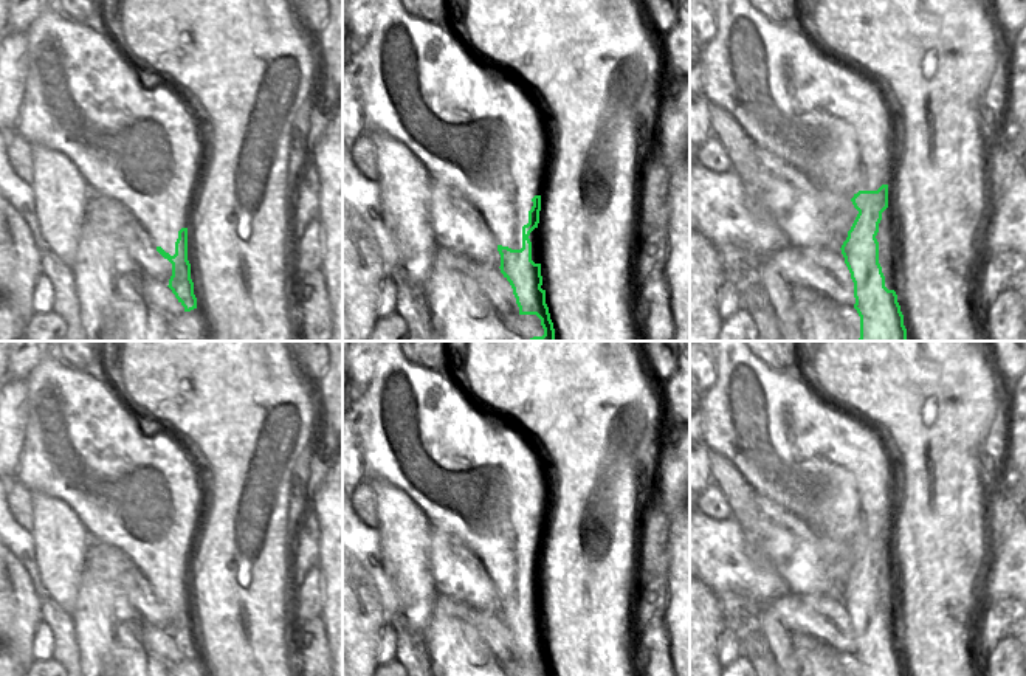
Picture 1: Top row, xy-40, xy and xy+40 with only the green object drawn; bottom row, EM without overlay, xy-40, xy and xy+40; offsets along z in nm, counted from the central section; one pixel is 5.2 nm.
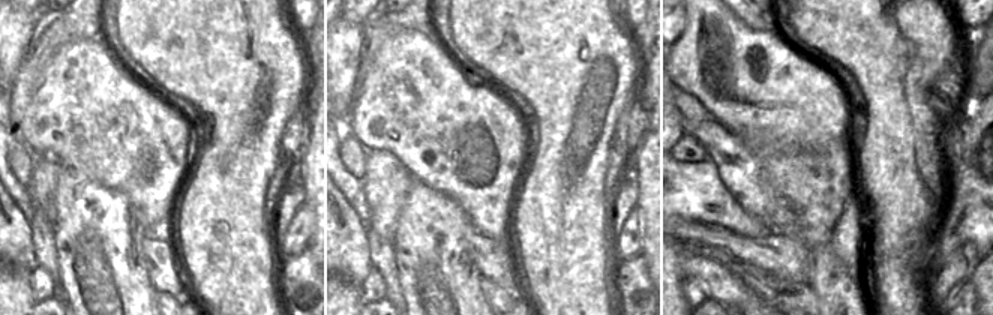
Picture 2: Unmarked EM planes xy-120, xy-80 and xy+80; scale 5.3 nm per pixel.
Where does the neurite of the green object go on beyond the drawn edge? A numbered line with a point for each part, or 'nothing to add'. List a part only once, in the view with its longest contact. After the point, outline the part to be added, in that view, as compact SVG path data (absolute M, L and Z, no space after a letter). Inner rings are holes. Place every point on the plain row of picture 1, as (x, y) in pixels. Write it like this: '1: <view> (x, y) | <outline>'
1: xy (476, 475) | M380 341L380 357L370 381L355 398L364 476L400 488L428 518L432 529L453 535L482 563L496 589L522 595L532 546L541 543L547 481L544 459L533 439L511 419L477 403L456 378L428 371L401 354L401 341Z

